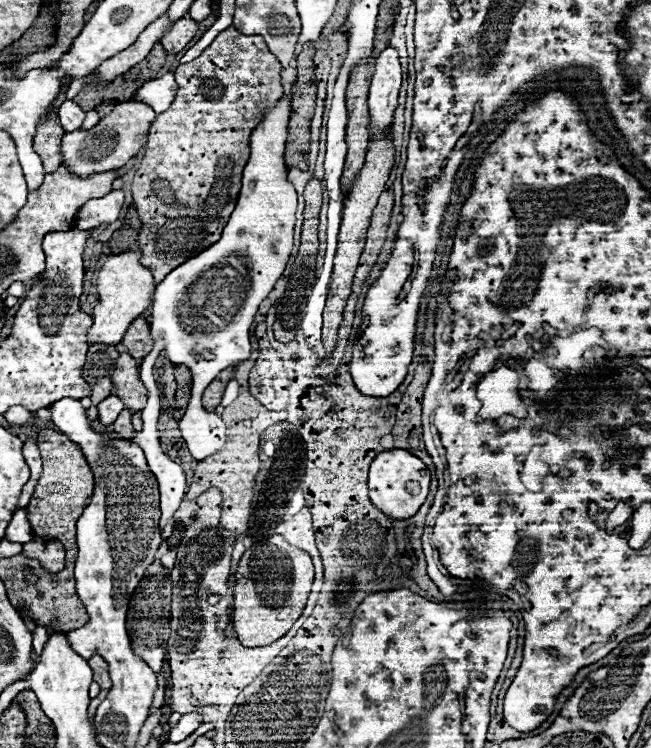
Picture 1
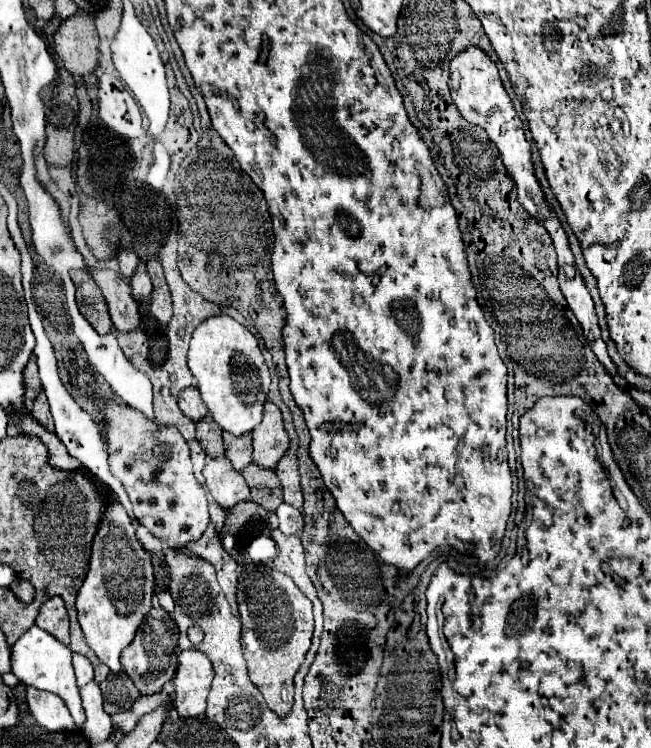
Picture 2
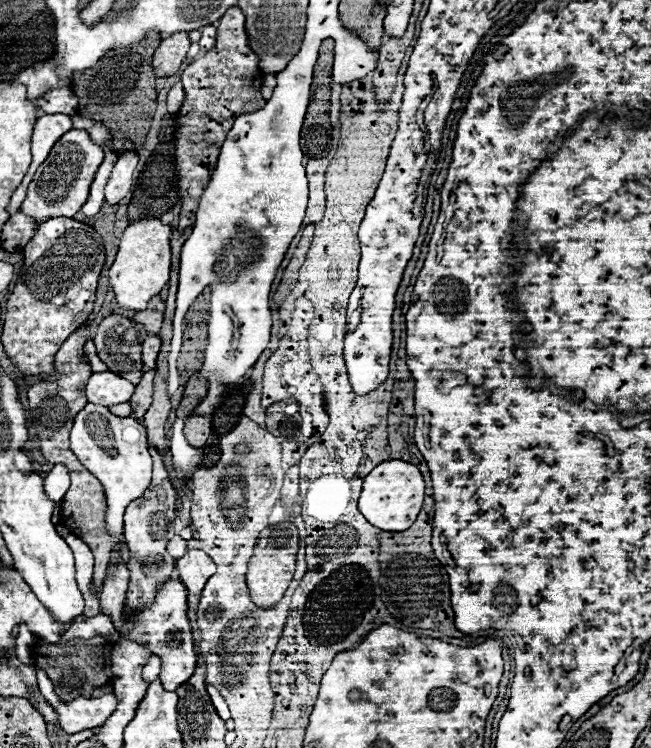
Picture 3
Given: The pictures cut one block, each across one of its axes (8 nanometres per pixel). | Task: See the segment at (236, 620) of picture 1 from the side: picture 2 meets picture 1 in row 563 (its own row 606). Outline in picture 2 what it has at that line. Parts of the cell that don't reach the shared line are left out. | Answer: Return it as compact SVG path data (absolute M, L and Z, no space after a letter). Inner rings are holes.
M250 564L242 570L238 578L238 604L244 630L252 630L258 640L258 650L246 652L250 680L264 694L264 700L274 714L288 716L294 704L292 678L304 662L314 632L312 604L286 574L264 564Z

